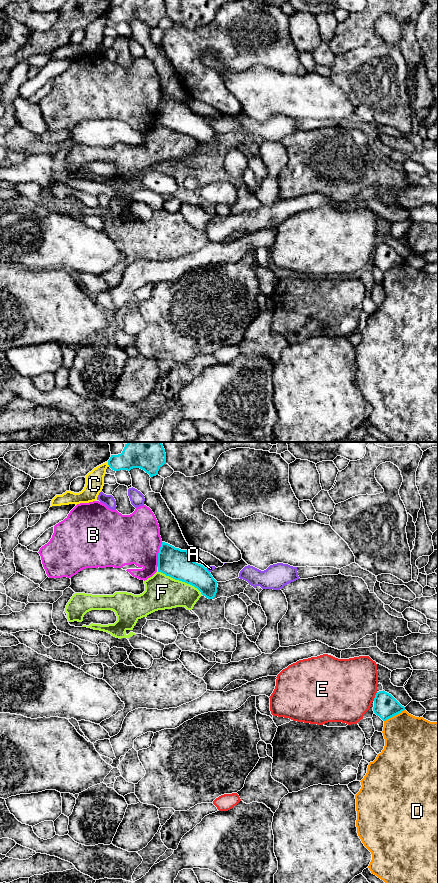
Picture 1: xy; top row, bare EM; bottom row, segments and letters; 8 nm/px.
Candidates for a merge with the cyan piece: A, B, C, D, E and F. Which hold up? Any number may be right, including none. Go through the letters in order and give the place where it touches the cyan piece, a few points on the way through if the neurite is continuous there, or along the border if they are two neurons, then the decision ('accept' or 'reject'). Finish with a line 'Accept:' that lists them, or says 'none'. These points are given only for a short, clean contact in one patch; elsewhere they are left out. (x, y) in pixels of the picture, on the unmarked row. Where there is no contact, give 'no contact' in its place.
A: xy (207, 122) | reject
B: xy (158, 106) | reject
C: xy (108, 16) | reject
D: xy (394, 267) | reject
E: xy (375, 248) | reject
F: xy (179, 132) | along xy (158, 123), (189, 135), (200, 143) | reject
Accept: none

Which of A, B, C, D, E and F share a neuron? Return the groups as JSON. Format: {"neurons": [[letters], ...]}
{"neurons": [["A"], ["B"], ["C"], ["D"], ["E"], ["F"]]}

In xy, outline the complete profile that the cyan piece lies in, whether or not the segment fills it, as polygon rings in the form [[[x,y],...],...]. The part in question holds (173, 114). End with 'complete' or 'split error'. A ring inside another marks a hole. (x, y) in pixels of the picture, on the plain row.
[[[162,94],[157,119],[158,124],[194,138],[208,151],[213,151],[217,145],[217,133],[207,120],[191,111],[188,102]]]; complete

